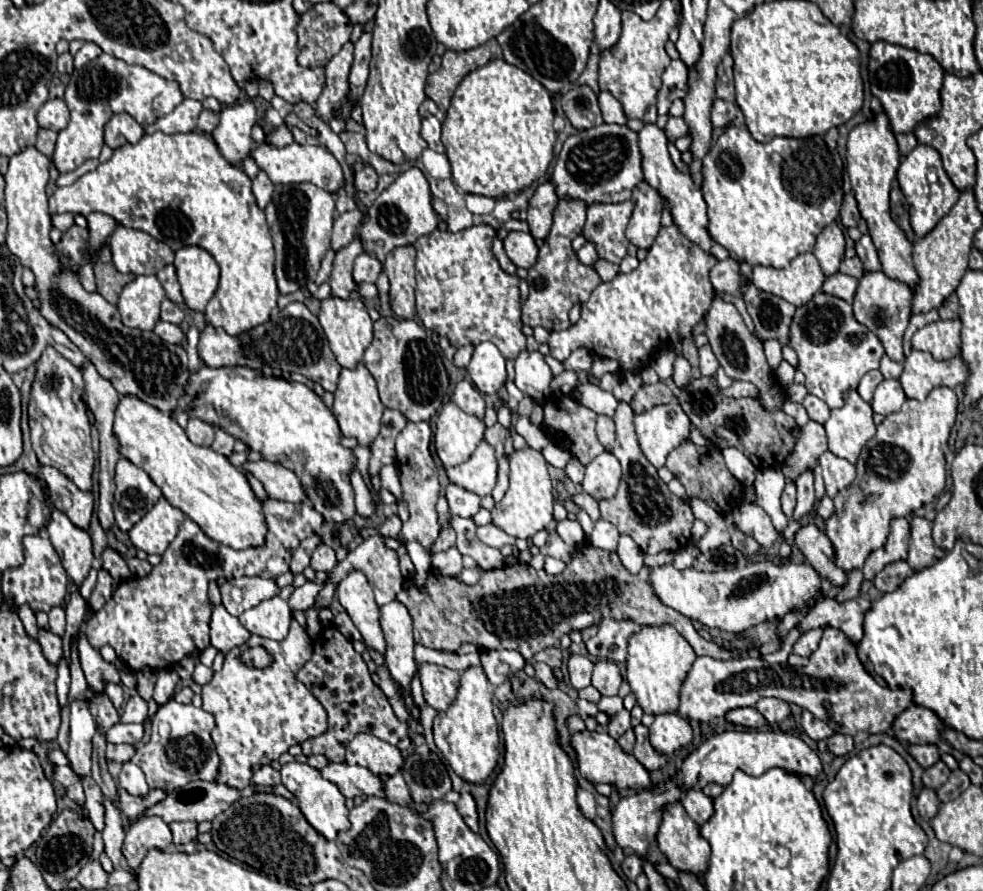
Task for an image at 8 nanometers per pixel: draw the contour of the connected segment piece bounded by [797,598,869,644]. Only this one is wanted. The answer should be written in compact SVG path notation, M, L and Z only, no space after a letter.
M825 598L817 602L797 624L797 628L805 634L815 628L837 628L841 630L849 642L857 644L859 638L863 638L863 614L867 612L869 600L855 598L845 604L837 604L831 598Z

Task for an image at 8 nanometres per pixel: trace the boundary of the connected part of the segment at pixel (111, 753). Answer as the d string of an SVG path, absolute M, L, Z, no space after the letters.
M107 744L107 760L109 762L123 764L123 762L131 760L133 754L135 754L135 746L115 746L115 744Z

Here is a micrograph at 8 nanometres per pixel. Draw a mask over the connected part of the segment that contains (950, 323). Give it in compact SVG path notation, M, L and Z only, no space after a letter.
M937 320L913 334L913 348L931 352L939 360L953 358L961 352L961 322L959 320Z

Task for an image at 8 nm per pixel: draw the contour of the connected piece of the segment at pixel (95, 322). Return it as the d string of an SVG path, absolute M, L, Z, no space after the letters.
M27 148L9 160L5 174L5 210L9 216L7 246L25 268L35 274L43 318L65 332L65 336L95 364L99 374L107 378L119 394L135 394L143 402L161 412L175 412L179 400L187 394L189 368L187 352L177 344L163 344L155 332L125 328L117 306L109 304L101 294L87 292L81 286L79 274L67 268L69 258L55 250L49 238L51 216L47 210L45 186L49 182L49 158L37 148Z

